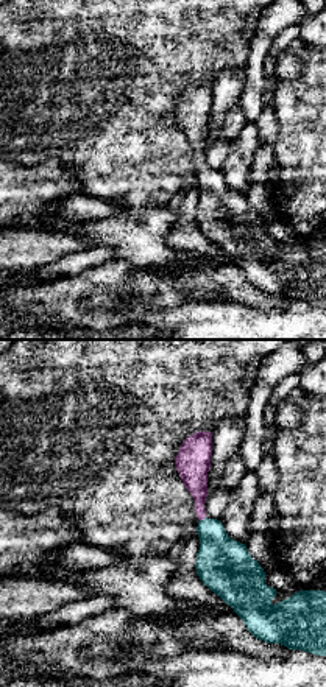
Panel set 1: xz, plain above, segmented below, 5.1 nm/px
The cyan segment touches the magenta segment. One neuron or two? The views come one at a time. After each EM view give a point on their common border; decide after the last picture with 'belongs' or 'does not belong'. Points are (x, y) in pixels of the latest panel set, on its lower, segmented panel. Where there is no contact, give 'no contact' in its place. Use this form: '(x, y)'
(203, 519)

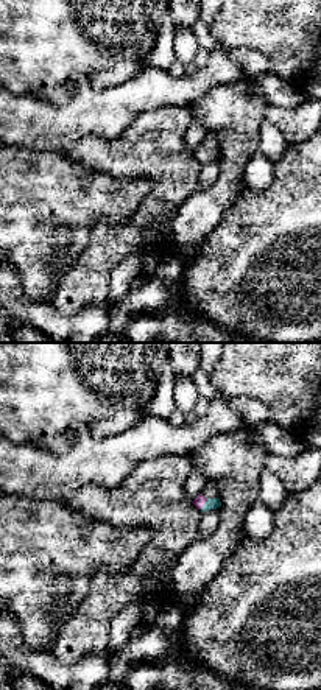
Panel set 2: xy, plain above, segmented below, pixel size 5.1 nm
(204, 505)

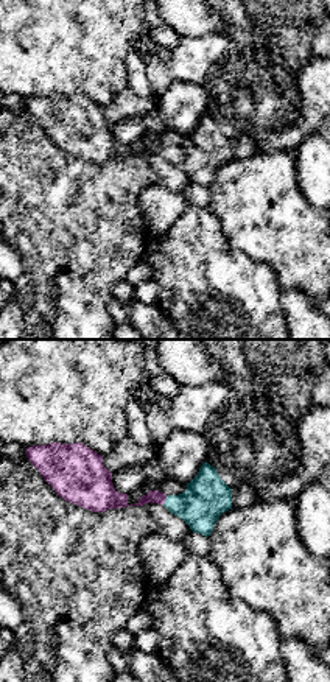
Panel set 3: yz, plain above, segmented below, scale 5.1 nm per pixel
(165, 500)

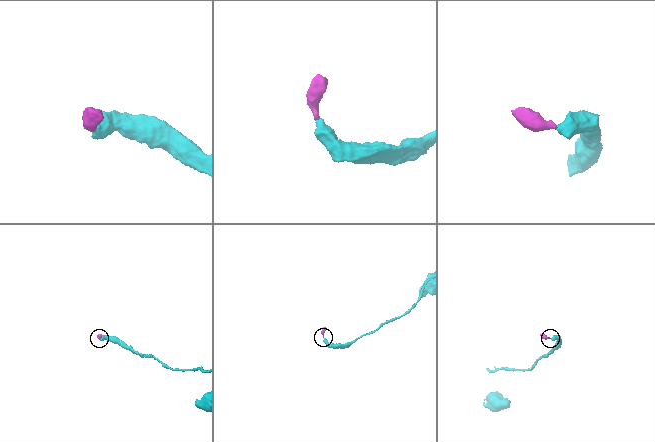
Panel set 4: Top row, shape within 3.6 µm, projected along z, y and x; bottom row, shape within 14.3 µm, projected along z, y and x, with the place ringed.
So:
belongs

